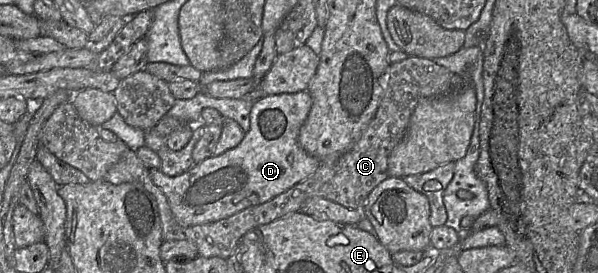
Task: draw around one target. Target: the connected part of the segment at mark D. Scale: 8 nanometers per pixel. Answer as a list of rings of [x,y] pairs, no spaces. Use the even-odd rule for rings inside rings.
[[[308,91],[263,96],[254,101],[249,130],[238,146],[218,156],[208,157],[178,176],[167,176],[159,169],[149,170],[151,180],[165,195],[176,221],[182,226],[219,221],[243,209],[265,203],[313,175],[321,161],[305,152],[298,143],[300,128],[311,107],[312,98]]]

